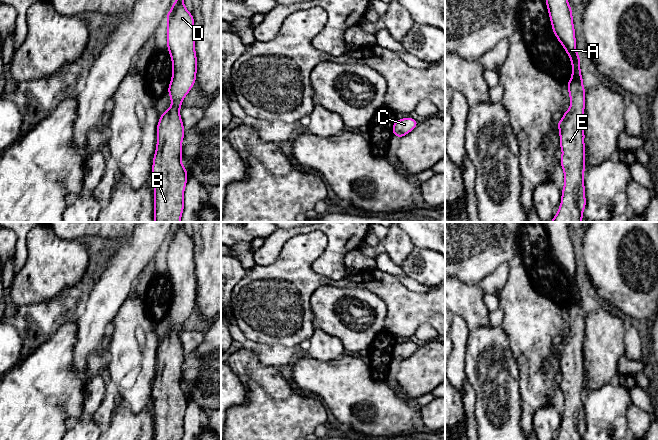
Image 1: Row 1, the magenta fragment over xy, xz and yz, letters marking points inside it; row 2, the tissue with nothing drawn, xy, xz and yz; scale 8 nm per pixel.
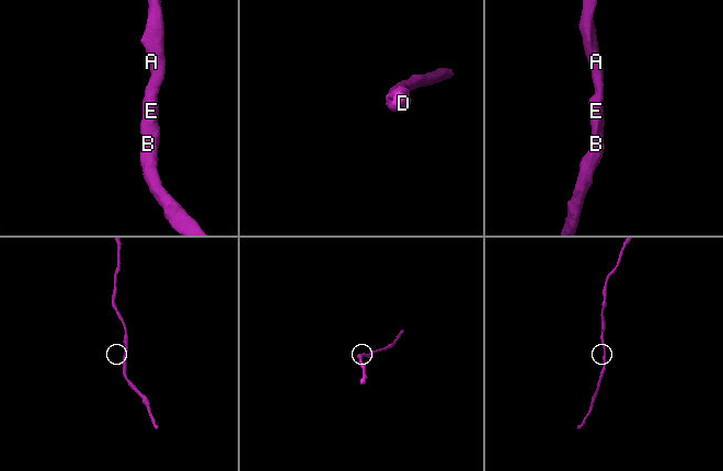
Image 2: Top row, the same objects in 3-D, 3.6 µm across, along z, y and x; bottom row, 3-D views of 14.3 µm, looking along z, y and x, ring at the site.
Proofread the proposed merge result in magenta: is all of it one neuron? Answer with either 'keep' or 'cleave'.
keep

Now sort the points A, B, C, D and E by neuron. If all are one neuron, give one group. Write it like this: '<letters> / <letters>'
A B C D E

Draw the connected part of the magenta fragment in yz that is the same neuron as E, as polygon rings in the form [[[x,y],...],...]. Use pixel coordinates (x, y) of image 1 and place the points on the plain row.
[[[546,222],[546,229],[550,240],[552,254],[557,264],[567,276],[572,288],[572,300],[567,308],[570,320],[570,332],[564,336],[562,343],[557,347],[560,359],[562,380],[560,389],[564,396],[564,411],[561,428],[555,440],[582,440],[586,430],[585,410],[583,406],[585,395],[585,368],[583,354],[583,340],[585,332],[585,316],[580,293],[580,281],[576,274],[575,253],[573,249],[572,233],[567,222]]]

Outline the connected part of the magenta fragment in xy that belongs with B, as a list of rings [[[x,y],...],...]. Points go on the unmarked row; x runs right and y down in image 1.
[[[177,222],[166,240],[167,271],[172,283],[172,302],[168,311],[171,330],[160,339],[157,349],[157,369],[152,389],[154,411],[154,440],[182,440],[184,414],[187,408],[187,394],[181,387],[184,350],[179,337],[184,321],[195,308],[197,281],[195,276],[194,241],[186,233],[184,222]]]

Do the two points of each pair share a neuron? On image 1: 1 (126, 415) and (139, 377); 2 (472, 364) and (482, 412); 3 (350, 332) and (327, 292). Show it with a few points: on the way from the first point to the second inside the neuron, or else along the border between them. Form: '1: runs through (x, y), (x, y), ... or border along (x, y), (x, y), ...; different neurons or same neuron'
1: border along (123, 404), (134, 412), (140, 412), (151, 405); different neurons
2: runs through (479, 376), (482, 379), (482, 400); same neuron
3: runs through (340, 324), (332, 314), (331, 306), (327, 302); same neuron

